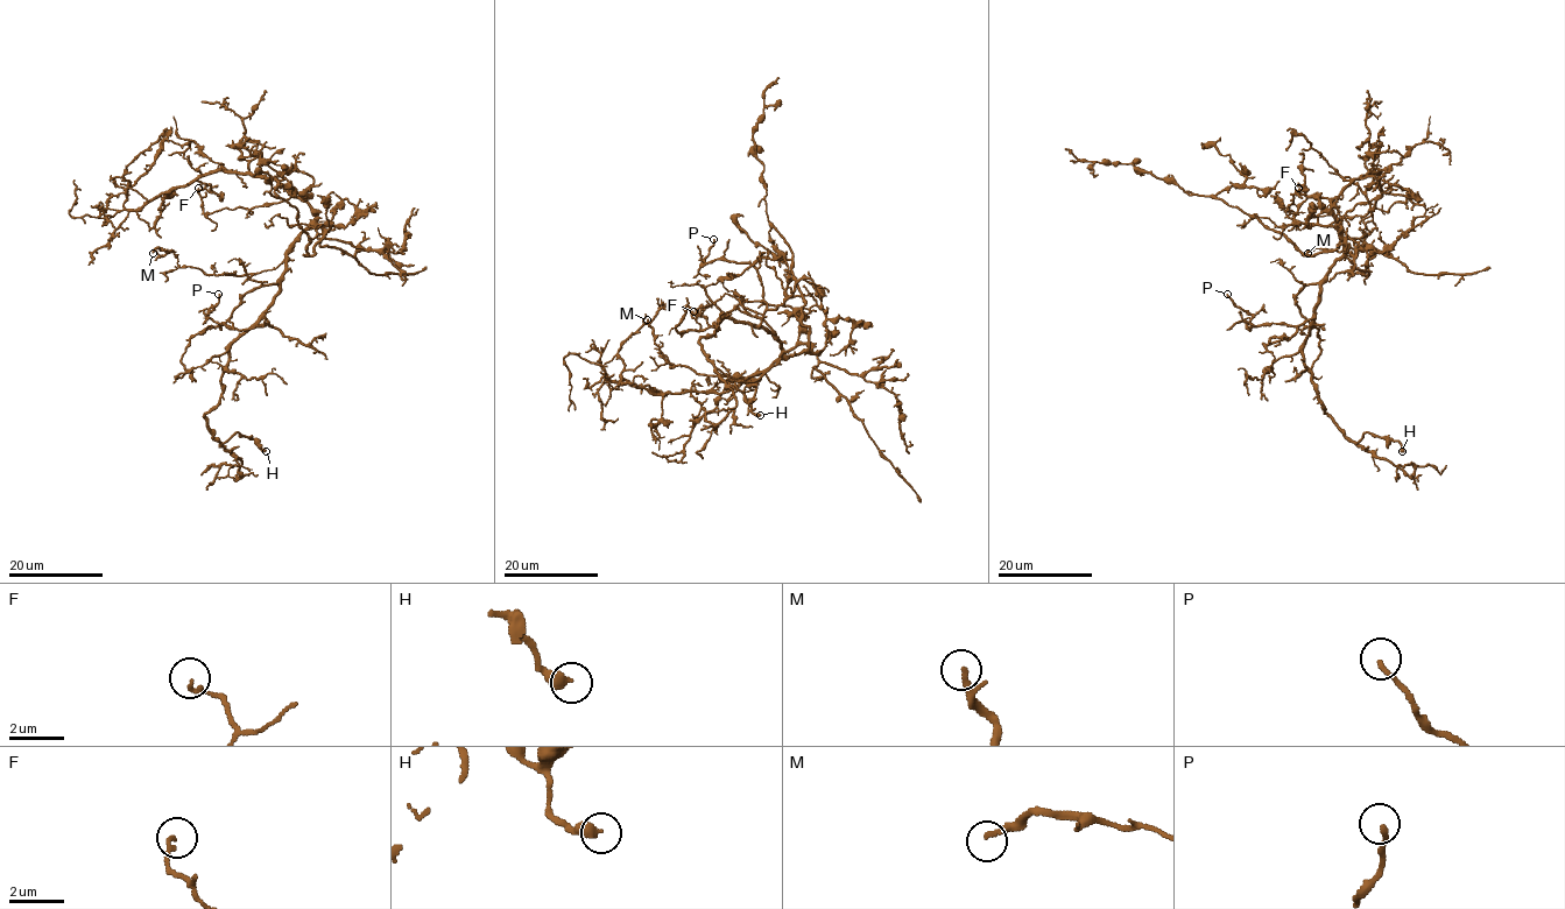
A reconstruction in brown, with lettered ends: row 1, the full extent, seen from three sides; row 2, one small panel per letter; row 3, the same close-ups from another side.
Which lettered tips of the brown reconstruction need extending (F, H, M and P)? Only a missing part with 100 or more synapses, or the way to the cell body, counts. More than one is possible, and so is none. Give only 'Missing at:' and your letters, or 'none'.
Missing at: none

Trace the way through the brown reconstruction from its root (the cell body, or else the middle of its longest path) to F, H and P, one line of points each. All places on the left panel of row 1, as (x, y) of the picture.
F: (301, 232), (314, 219), (311, 206), (302, 195), (251, 209), (221, 208), (204, 213), (198, 188)
H: (301, 232), (274, 303), (231, 345), (220, 400), (205, 414), (221, 443), (238, 431), (266, 451)
P: (301, 232), (287, 255), (280, 293), (265, 314), (272, 325), (234, 329), (216, 323), (208, 314), (218, 294)

